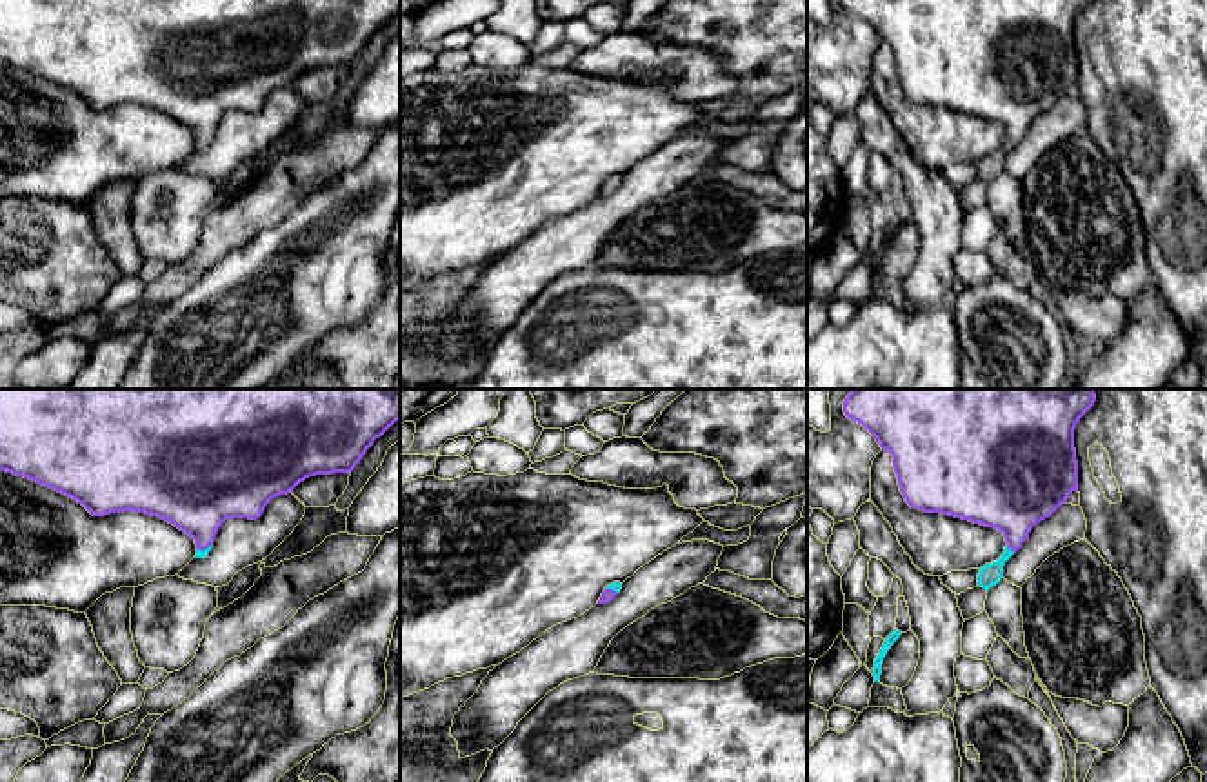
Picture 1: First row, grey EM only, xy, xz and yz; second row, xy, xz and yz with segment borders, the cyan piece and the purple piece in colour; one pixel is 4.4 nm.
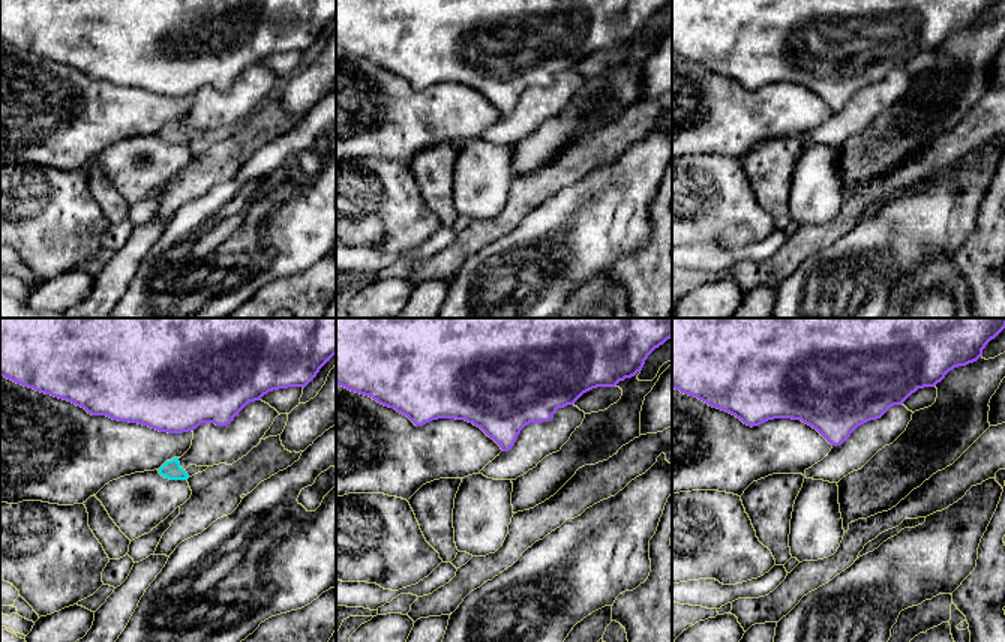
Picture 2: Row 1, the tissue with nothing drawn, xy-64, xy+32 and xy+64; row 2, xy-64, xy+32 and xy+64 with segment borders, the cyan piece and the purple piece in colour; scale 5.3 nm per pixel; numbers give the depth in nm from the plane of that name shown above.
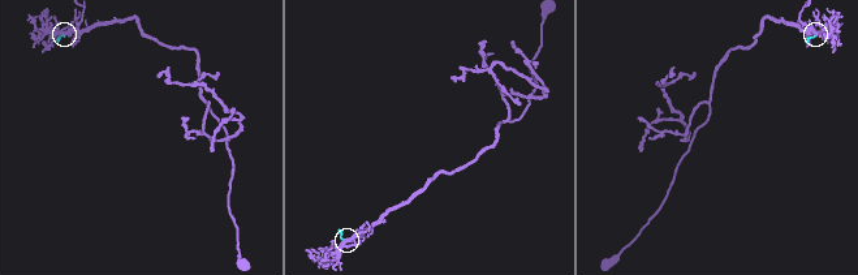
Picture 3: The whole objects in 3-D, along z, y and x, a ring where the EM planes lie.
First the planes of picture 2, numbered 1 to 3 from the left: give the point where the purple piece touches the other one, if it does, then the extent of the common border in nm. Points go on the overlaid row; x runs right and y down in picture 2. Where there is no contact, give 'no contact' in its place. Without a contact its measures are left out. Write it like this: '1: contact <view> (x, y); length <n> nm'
1: no contact
2: no contact
3: no contact

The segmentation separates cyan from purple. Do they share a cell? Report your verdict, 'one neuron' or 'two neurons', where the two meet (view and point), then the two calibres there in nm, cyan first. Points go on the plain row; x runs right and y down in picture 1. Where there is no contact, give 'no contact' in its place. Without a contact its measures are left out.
one neuron | yz (1007, 140) | 100/360 nm

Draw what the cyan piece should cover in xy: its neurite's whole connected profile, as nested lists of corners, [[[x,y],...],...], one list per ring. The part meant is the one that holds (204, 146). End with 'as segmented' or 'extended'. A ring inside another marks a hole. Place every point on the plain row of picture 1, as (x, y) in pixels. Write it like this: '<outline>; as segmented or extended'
[[[0,0],[0,64],[55,82],[82,96],[93,109],[122,104],[158,109],[189,127],[196,136],[195,149],[205,151],[225,113],[260,111],[273,91],[291,85],[309,69],[351,65],[373,35],[398,13],[400,0]]]; extended

